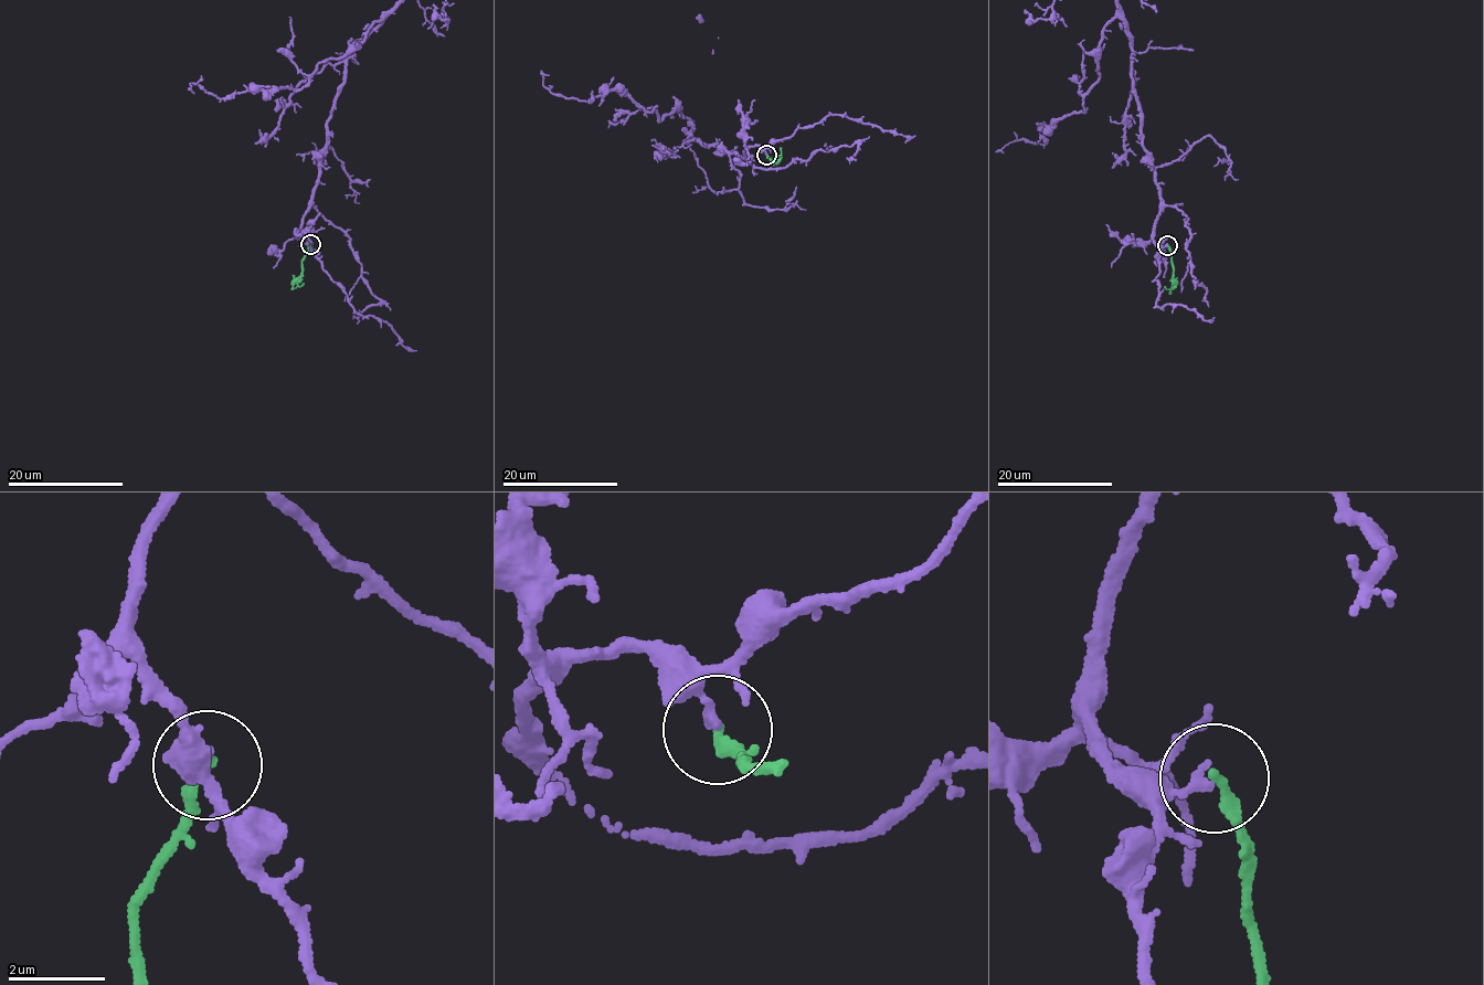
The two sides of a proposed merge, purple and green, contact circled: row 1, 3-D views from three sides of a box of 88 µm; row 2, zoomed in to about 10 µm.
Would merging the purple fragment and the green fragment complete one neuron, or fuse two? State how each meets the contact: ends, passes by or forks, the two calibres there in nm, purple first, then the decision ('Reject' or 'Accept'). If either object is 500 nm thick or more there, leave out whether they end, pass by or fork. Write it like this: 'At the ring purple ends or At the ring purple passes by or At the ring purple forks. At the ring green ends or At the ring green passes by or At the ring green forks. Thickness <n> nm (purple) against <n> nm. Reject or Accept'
At the ring purple ends. At the ring green ends. Thickness 170 nm (purple) against 240 nm. Reject

